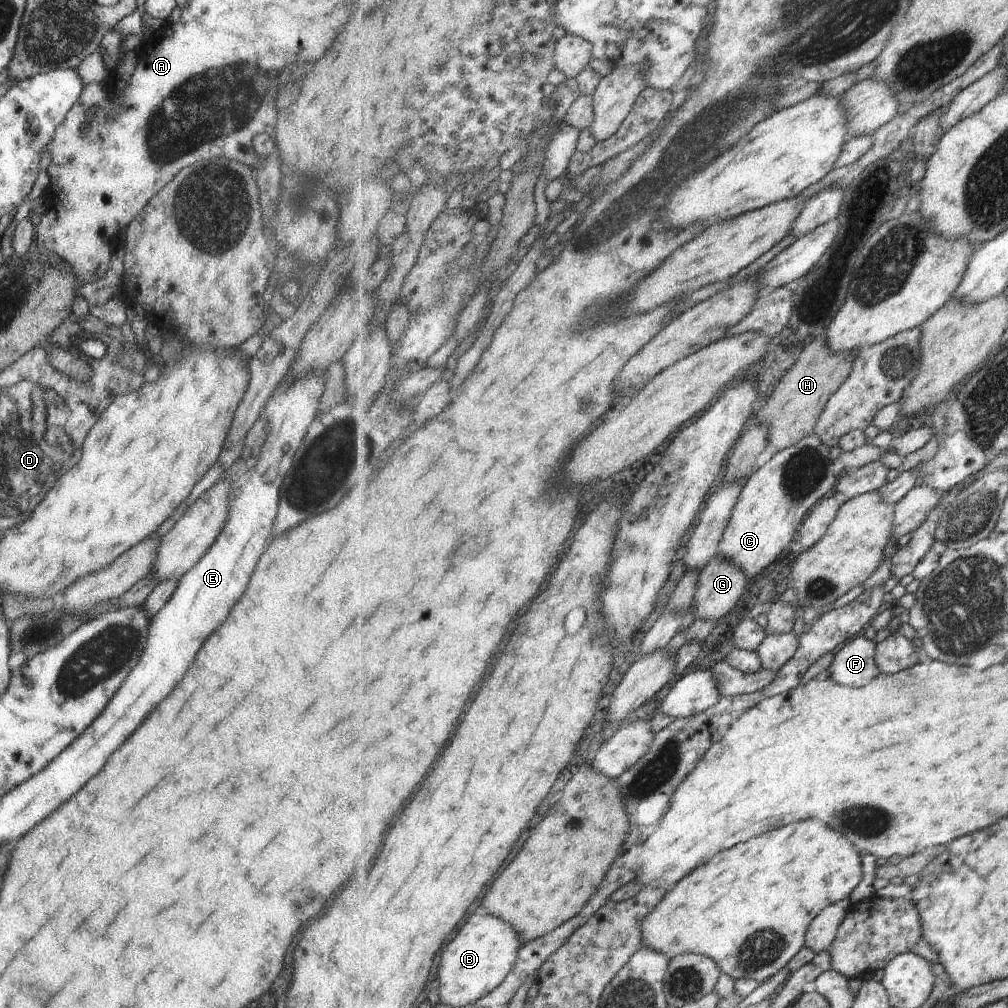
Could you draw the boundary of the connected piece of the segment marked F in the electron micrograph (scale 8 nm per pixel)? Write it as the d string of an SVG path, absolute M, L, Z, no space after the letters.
M859 634L835 652L832 664L827 670L830 672L830 678L840 685L847 685L853 688L861 688L871 684L875 678L883 674L882 669L878 667L876 654L876 644L865 639L863 634Z

